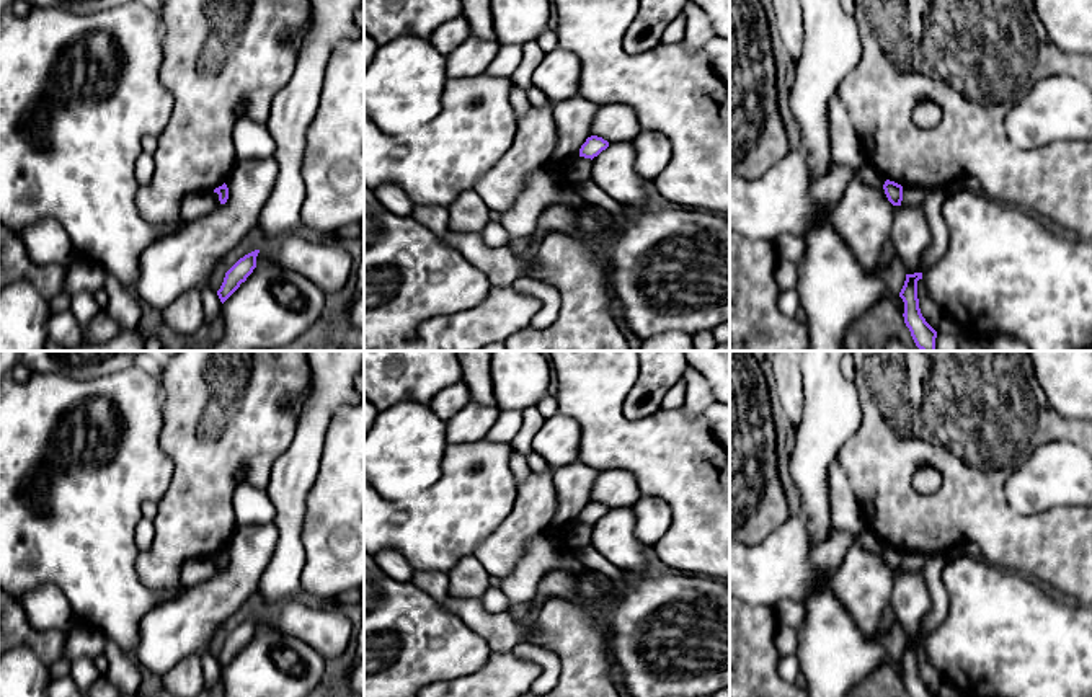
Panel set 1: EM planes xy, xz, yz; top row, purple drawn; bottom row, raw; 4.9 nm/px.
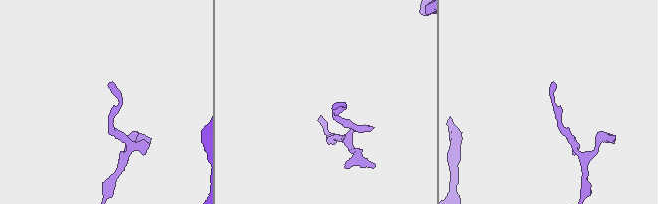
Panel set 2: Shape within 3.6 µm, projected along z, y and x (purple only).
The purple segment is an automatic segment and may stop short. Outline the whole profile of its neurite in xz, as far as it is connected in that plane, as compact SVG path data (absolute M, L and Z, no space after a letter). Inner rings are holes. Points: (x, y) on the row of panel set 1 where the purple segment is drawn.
M591 135L581 145L579 157L584 157L584 158L591 158L593 160L594 157L597 157L607 147L609 147L609 142L607 140L604 140L602 137L597 137L597 135Z

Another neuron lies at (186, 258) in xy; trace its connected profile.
M274 157L238 160L225 183L225 204L198 220L183 220L176 232L157 238L140 253L132 287L139 300L163 310L186 291L211 286L217 263L258 225L276 180Z

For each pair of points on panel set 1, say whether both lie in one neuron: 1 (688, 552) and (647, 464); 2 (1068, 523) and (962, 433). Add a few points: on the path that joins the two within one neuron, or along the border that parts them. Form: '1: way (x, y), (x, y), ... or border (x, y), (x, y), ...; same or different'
1: way (686, 531), (686, 503), (668, 485); same
2: way (1032, 526), (1014, 526), (975, 487), (975, 469); same

